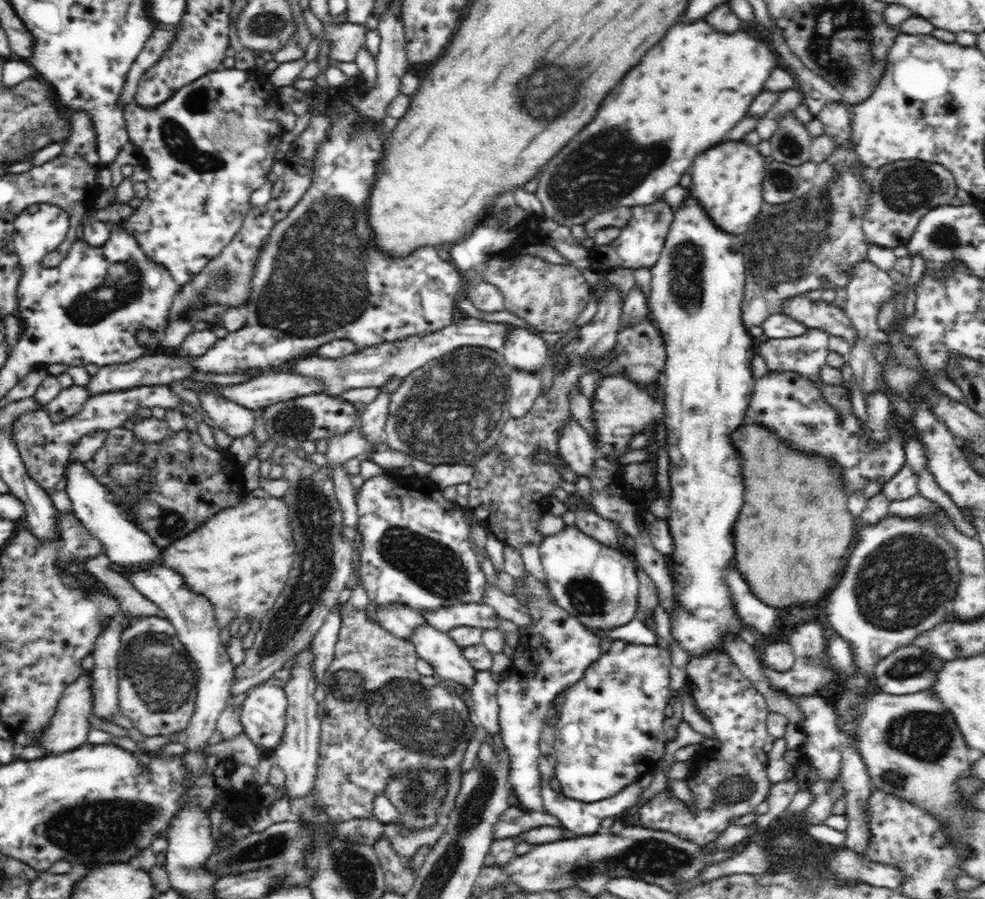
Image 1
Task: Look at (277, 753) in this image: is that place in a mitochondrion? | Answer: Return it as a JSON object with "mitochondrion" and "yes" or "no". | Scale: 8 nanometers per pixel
{"mitochondrion":"no"}

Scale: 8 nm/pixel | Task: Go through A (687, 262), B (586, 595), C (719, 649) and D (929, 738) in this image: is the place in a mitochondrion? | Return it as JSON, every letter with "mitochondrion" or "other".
{"A":"mitochondrion","B":"mitochondrion","C":"other","D":"mitochondrion"}

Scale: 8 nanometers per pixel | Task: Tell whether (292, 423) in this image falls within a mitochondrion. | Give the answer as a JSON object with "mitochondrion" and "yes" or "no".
{"mitochondrion":"yes"}

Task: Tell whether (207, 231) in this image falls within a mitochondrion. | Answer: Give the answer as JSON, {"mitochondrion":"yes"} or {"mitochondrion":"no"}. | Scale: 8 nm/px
{"mitochondrion":"no"}

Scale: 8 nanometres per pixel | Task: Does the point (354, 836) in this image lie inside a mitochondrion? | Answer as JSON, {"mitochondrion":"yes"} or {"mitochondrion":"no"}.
{"mitochondrion":"yes"}

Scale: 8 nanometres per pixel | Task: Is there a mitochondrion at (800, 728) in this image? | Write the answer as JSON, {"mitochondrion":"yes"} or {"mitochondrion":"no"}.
{"mitochondrion":"no"}

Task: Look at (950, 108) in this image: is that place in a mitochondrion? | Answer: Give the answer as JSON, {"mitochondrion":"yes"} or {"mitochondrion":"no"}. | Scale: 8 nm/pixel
{"mitochondrion":"no"}

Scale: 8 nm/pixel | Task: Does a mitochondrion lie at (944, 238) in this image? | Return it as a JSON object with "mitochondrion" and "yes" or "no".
{"mitochondrion":"yes"}

